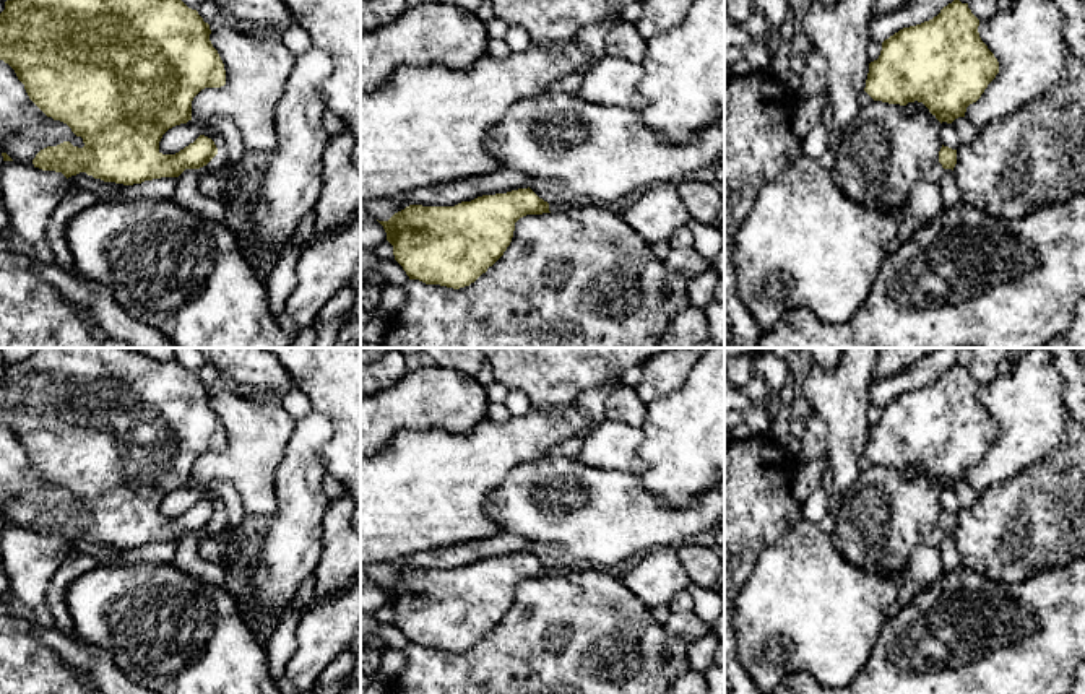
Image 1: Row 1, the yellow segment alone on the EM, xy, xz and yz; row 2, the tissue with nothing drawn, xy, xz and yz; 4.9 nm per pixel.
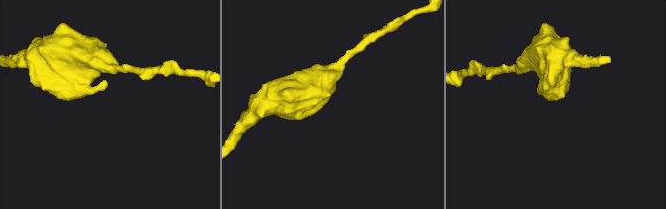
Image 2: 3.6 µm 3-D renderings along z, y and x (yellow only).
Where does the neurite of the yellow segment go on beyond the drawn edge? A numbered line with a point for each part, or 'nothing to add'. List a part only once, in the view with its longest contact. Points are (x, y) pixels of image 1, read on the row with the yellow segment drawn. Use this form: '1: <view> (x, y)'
nothing to add

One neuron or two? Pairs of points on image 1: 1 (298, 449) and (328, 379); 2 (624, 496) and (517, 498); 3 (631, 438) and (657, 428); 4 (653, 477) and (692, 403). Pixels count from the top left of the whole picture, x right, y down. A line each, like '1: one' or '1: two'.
1: two
2: one
3: two
4: one

